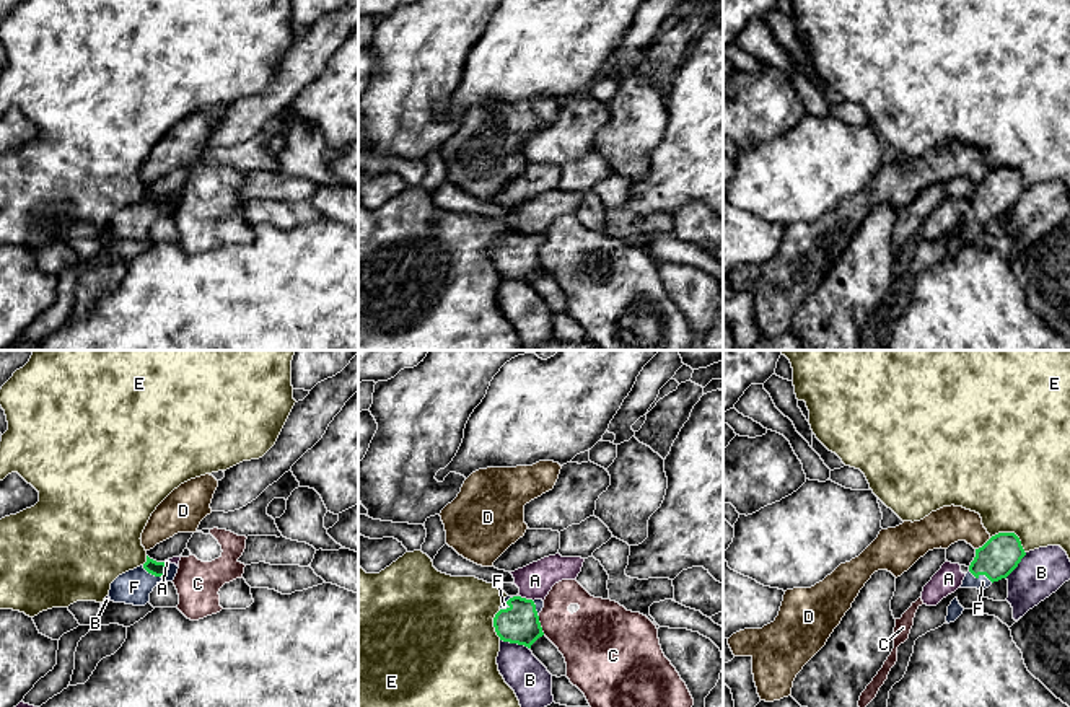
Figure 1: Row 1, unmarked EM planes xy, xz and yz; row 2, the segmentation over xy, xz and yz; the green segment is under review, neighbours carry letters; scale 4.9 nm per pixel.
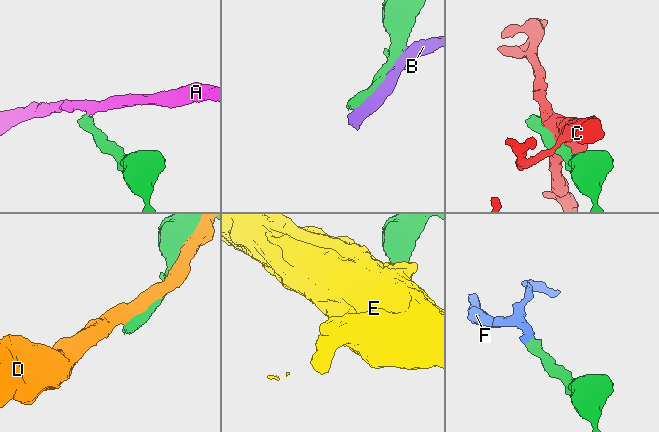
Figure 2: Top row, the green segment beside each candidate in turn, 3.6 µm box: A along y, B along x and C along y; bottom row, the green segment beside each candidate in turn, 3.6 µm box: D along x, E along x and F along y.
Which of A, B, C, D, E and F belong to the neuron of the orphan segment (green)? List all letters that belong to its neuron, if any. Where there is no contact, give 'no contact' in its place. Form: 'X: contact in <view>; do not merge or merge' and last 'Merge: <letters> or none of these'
A: contact in xz; do not merge
B: contact in xz; do not merge
C: contact in xz; do not merge
D: contact in yz; do not merge
E: contact in yz; do not merge
F: contact in xy; merge
Merge: F

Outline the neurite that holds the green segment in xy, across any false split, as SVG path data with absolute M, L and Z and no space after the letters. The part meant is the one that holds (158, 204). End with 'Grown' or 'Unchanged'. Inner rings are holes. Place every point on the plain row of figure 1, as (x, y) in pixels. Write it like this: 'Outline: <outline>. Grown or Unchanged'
Outline: M147 191L147 197L134 205L119 210L109 225L109 233L114 238L145 241L150 238L150 228L160 217L173 217L178 209L178 200L169 194L156 197Z. Grown

